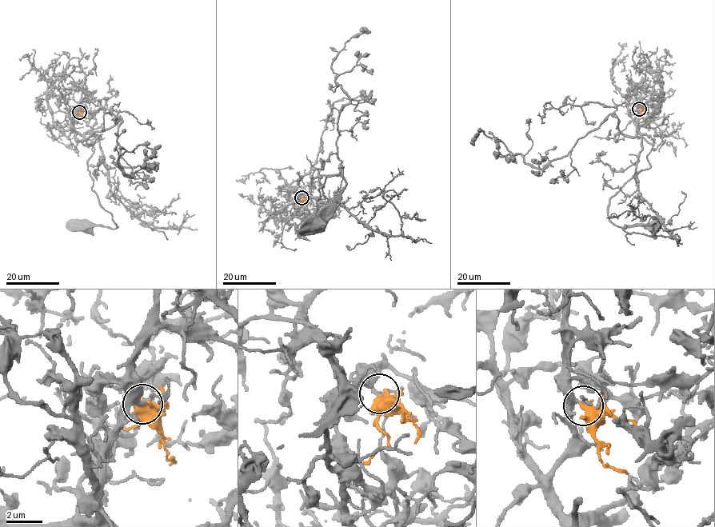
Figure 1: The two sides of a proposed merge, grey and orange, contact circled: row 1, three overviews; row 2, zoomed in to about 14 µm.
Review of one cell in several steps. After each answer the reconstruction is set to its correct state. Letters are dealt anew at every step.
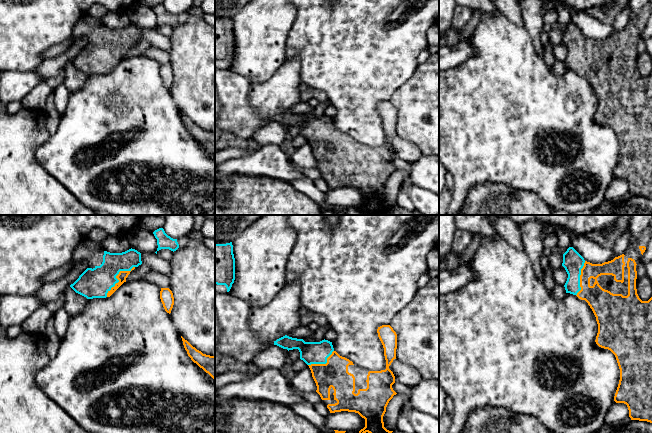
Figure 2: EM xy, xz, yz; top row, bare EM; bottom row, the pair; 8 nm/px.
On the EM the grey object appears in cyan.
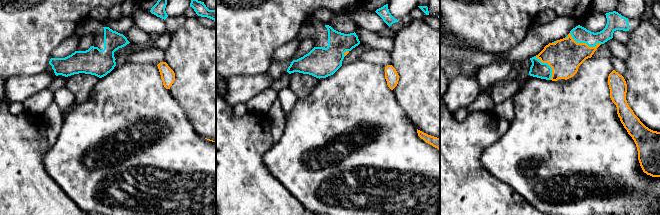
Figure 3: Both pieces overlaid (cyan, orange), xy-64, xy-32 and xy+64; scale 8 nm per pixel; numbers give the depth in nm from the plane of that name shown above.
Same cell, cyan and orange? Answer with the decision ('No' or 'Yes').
Yes

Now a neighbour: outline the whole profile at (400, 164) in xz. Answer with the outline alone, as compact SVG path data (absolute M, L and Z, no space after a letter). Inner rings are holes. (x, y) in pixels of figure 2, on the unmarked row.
M395 157L395 159L392 161L392 164L396 169L404 170L409 174L411 173L412 163L410 162L406 162L404 160Z

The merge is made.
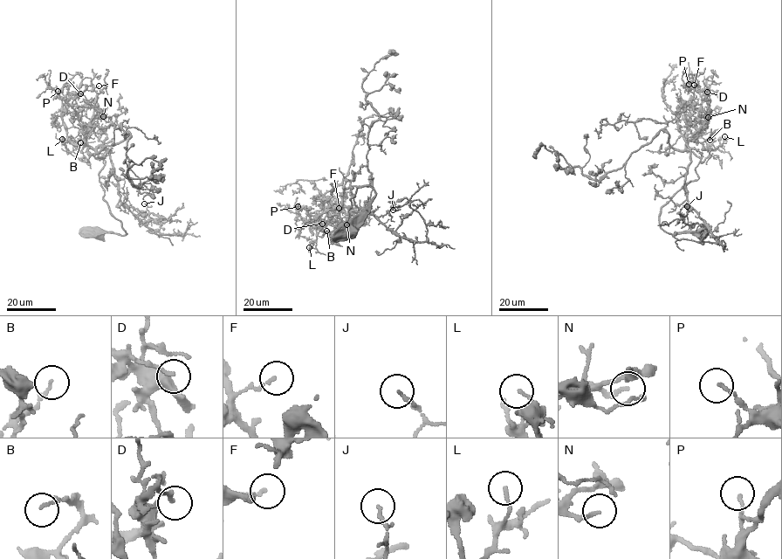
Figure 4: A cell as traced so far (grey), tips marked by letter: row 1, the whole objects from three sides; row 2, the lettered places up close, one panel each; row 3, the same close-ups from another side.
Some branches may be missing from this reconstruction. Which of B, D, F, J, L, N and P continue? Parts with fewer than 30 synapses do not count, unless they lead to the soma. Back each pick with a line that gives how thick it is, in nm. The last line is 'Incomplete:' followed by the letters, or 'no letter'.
D: calibre 130 nm
Incomplete: D

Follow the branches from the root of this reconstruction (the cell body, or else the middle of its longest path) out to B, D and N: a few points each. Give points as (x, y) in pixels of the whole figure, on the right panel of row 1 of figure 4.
B: (702, 234), (667, 232), (659, 214), (698, 178), (695, 168), (701, 158), (686, 143), (709, 140)
D: (702, 234), (667, 232), (659, 214), (698, 178), (695, 168), (701, 158), (686, 144), (697, 133), (707, 92)
N: (702, 234), (667, 232), (659, 214), (698, 178), (695, 168), (701, 158), (686, 144), (708, 117)

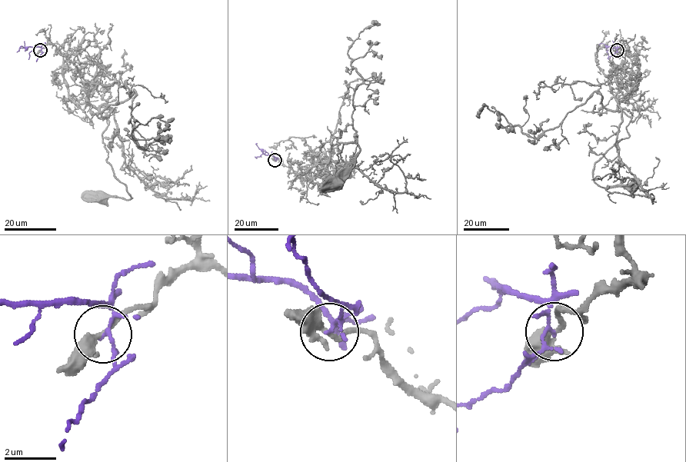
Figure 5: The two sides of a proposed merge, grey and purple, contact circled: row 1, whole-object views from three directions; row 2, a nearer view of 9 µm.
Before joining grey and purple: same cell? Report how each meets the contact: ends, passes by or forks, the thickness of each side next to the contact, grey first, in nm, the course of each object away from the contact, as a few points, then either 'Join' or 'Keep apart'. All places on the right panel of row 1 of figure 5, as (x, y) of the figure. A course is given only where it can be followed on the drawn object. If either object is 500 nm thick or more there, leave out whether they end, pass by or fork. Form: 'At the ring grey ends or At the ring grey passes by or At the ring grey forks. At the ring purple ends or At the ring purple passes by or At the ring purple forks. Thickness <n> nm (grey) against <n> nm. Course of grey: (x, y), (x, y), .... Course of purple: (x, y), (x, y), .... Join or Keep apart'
At the ring grey passes by. At the ring purple forks. Thickness 280 nm (grey) against 90 nm. Course of grey: (617, 50), (632, 62), (617, 108), (629, 136), (593, 180), (632, 187). Course of purple: (617, 50), (611, 45), (599, 44). Keep apart

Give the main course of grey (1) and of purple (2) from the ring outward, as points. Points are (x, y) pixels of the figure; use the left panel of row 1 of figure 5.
1: (41, 50), (56, 46), (68, 95), (92, 104), (108, 123), (102, 134), (107, 161), (131, 197), (101, 199)
2: (41, 50), (41, 47), (21, 45), (20, 48)

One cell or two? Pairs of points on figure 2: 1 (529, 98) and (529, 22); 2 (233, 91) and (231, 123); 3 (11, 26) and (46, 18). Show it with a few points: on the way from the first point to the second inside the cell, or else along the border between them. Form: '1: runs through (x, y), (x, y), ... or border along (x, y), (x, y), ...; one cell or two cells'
1: border along (523, 25), (530, 35), (538, 55); two cells
2: runs through (233, 99), (233, 115); one cell
3: runs through (20, 18), (37, 18); one cell

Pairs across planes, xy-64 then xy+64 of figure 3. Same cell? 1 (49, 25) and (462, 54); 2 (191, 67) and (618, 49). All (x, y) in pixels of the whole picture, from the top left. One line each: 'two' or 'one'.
1: two
2: two

